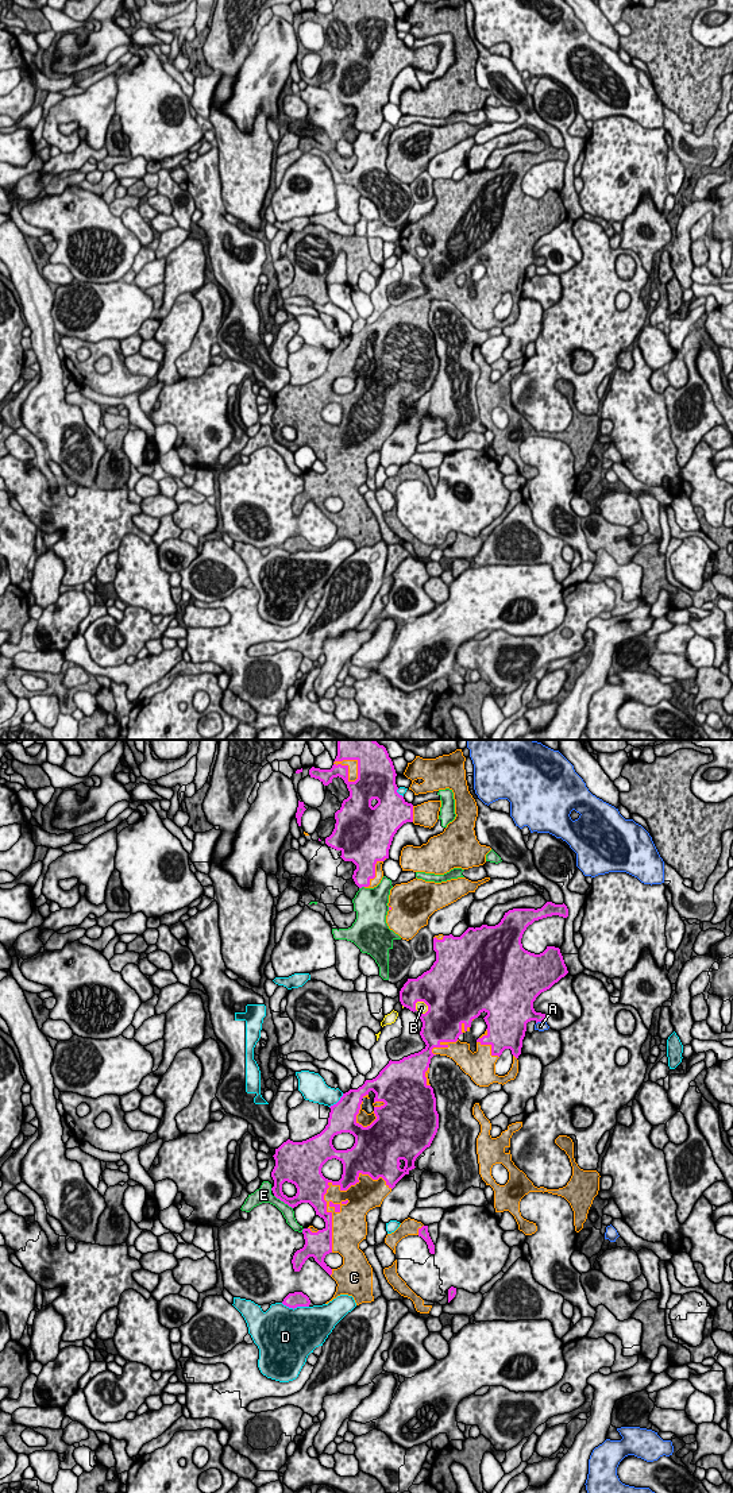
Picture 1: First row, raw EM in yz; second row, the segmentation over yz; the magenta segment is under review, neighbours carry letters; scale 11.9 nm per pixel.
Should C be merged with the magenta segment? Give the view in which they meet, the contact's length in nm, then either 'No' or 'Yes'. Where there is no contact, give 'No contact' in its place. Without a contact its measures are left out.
Touches magenta in yz. Shared border 1100 nm. Yes

